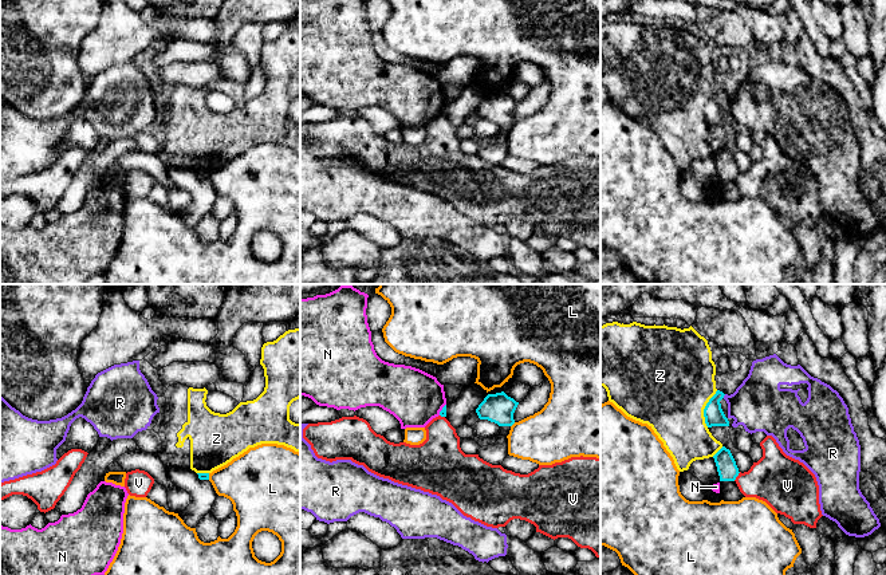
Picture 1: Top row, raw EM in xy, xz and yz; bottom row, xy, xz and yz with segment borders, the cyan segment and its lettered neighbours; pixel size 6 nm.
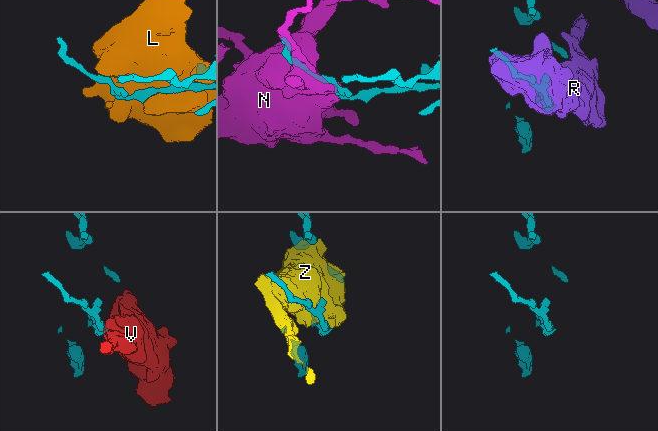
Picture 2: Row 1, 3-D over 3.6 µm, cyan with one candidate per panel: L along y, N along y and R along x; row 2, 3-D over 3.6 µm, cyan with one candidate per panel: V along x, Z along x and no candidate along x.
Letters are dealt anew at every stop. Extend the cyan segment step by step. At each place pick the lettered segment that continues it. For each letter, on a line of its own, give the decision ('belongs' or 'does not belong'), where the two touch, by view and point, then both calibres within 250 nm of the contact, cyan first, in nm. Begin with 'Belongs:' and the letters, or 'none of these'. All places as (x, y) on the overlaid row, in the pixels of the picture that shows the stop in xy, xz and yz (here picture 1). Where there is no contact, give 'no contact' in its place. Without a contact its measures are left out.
Belongs: none of these
L: does not belong; contact xz (512, 424); calibres 180 and 320 nm
N: does not belong; contact xz (442, 409); calibres 50 and 320 nm
R: does not belong; contact yz (724, 394); calibres 120 and 320 nm
V: does not belong; contact yz (737, 475); calibres 120 and 300 nm
Z: does not belong; contact yz (704, 409); calibres 120 and 500 nm

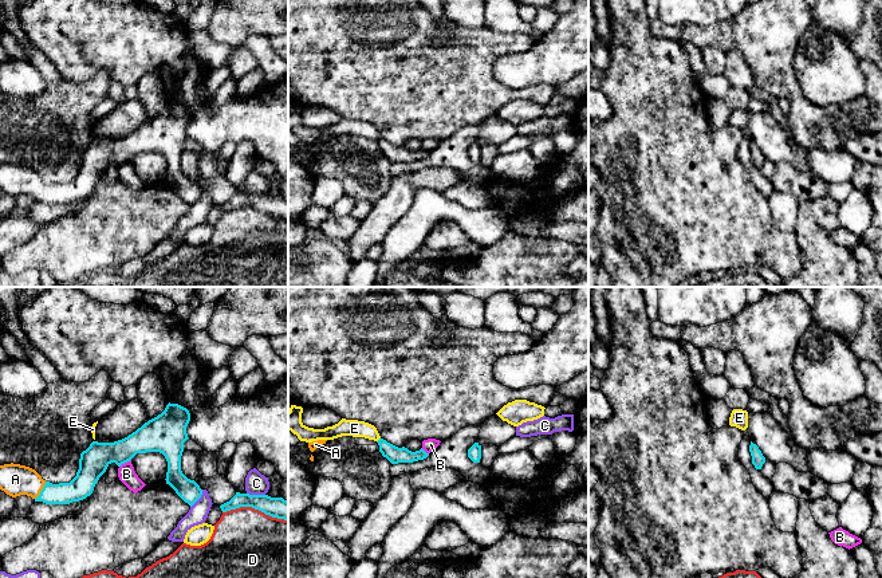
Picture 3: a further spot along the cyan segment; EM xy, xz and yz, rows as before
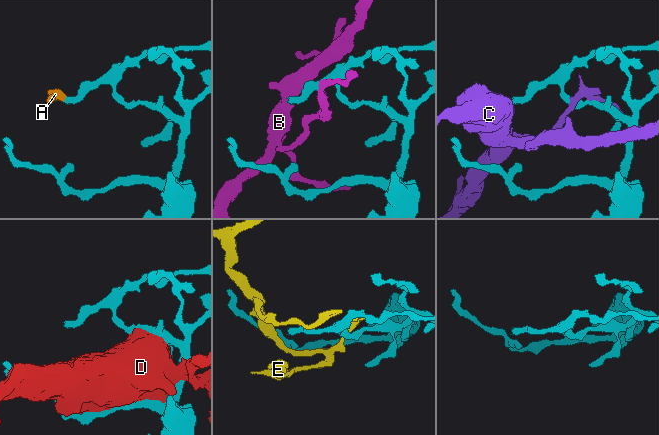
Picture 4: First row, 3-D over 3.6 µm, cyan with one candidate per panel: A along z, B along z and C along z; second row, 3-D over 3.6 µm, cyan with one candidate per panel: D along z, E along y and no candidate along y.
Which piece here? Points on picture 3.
Belongs: A
A: belongs; contact xy (40, 491); calibres 140 and 190 nm
B: does not belong; contact xy (125, 461); calibres 200 and 110 nm
C: does not belong; contact xy (256, 495); calibres 130 and 130 nm
D: does not belong; contact xy (255, 508); calibres 130 and 420 nm
E: does not belong; contact xz (378, 440); calibres 100 and 100 nm

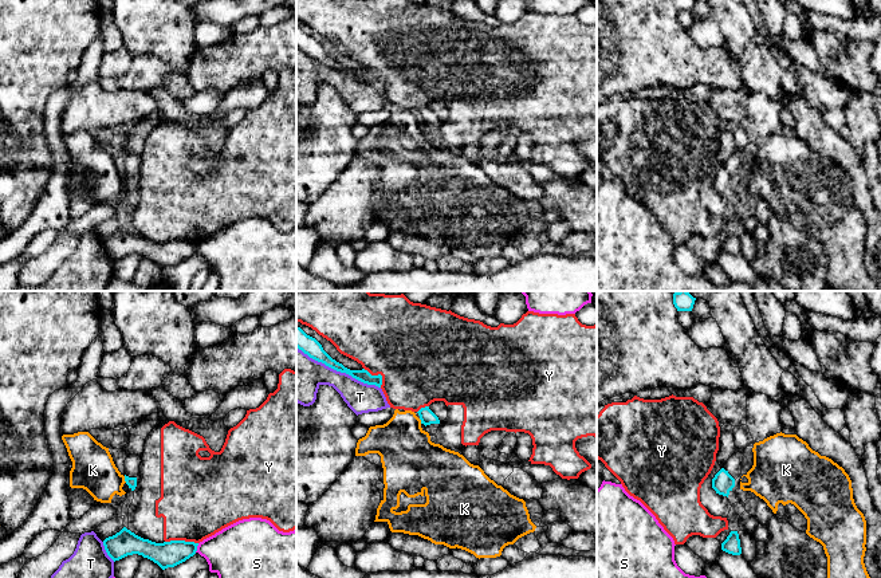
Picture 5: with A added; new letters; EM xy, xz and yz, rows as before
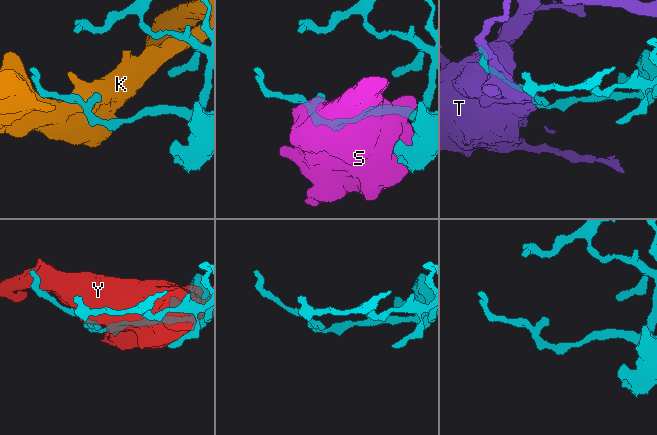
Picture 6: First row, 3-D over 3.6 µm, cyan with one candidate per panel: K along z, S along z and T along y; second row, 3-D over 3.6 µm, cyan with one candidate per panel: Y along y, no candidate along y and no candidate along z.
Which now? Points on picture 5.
Belongs: none of these
K: does not belong; contact xy (125, 479); calibres 60 and 260 nm
S: does not belong; contact xy (196, 547); calibres 160 and 320 nm
T: does not belong; contact xz (338, 370); calibres 110 and 280 nm
Y: does not belong; contact xy (181, 541); calibres 160 and 440 nm

